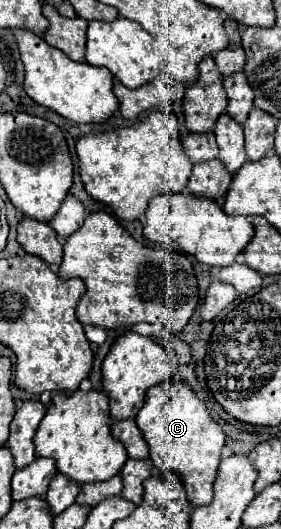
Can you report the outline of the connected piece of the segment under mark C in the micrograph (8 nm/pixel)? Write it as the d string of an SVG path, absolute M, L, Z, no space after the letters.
M182 381L160 383L146 393L146 401L136 415L136 425L150 447L150 459L160 475L180 475L186 499L192 507L212 503L212 485L224 447L222 427L208 415L206 403Z

